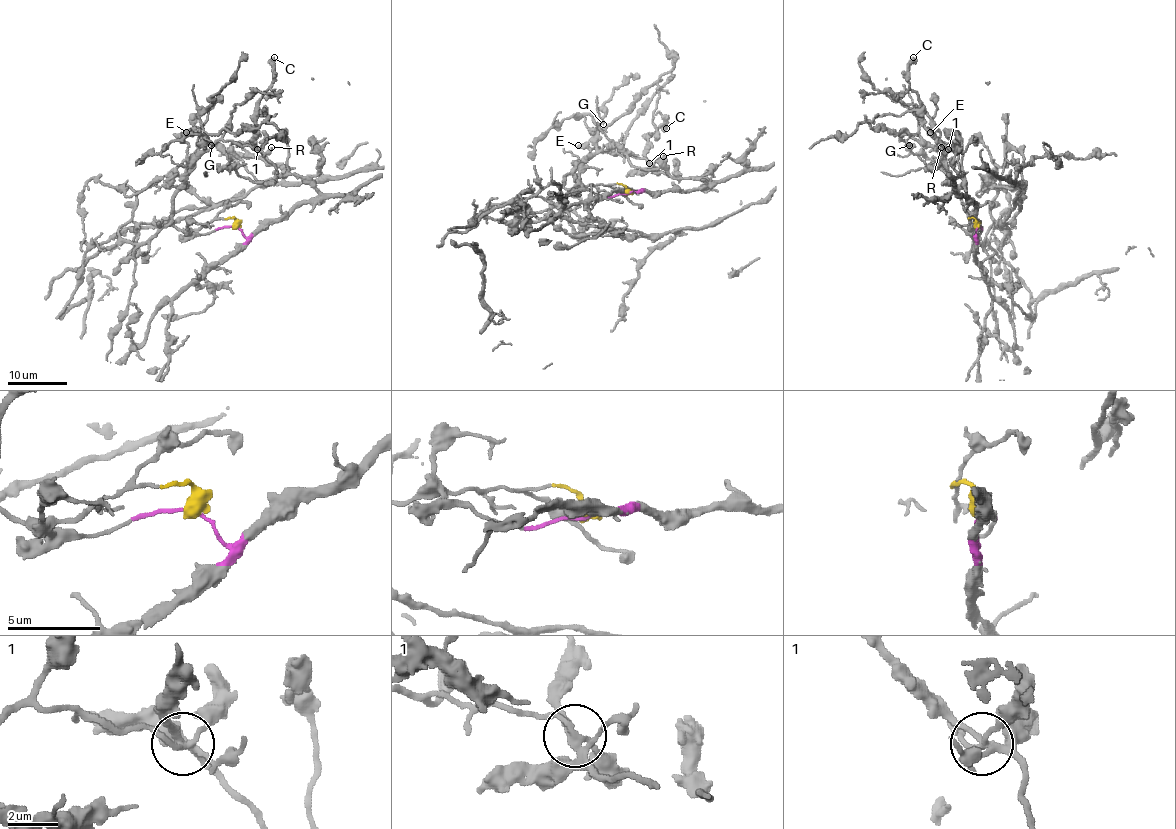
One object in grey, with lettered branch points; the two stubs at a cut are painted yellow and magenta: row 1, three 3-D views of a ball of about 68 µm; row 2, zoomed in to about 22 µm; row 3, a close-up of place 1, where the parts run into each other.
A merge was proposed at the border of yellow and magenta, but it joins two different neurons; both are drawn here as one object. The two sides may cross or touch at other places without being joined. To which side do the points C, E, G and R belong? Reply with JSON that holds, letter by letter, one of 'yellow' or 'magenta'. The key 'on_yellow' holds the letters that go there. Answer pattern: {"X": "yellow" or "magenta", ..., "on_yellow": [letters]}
{"C": "magenta", "E": "yellow", "G": "yellow", "R": "magenta", "on_yellow": ["E", "G"]}

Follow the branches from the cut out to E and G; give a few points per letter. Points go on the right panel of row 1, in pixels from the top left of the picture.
E: (977, 227), (975, 219), (969, 218), (972, 230), (960, 190), (952, 182), (940, 153), (940, 141), (930, 132)
G: (977, 227), (969, 218), (972, 230), (945, 160), (935, 148), (912, 138), (906, 140), (909, 145)

